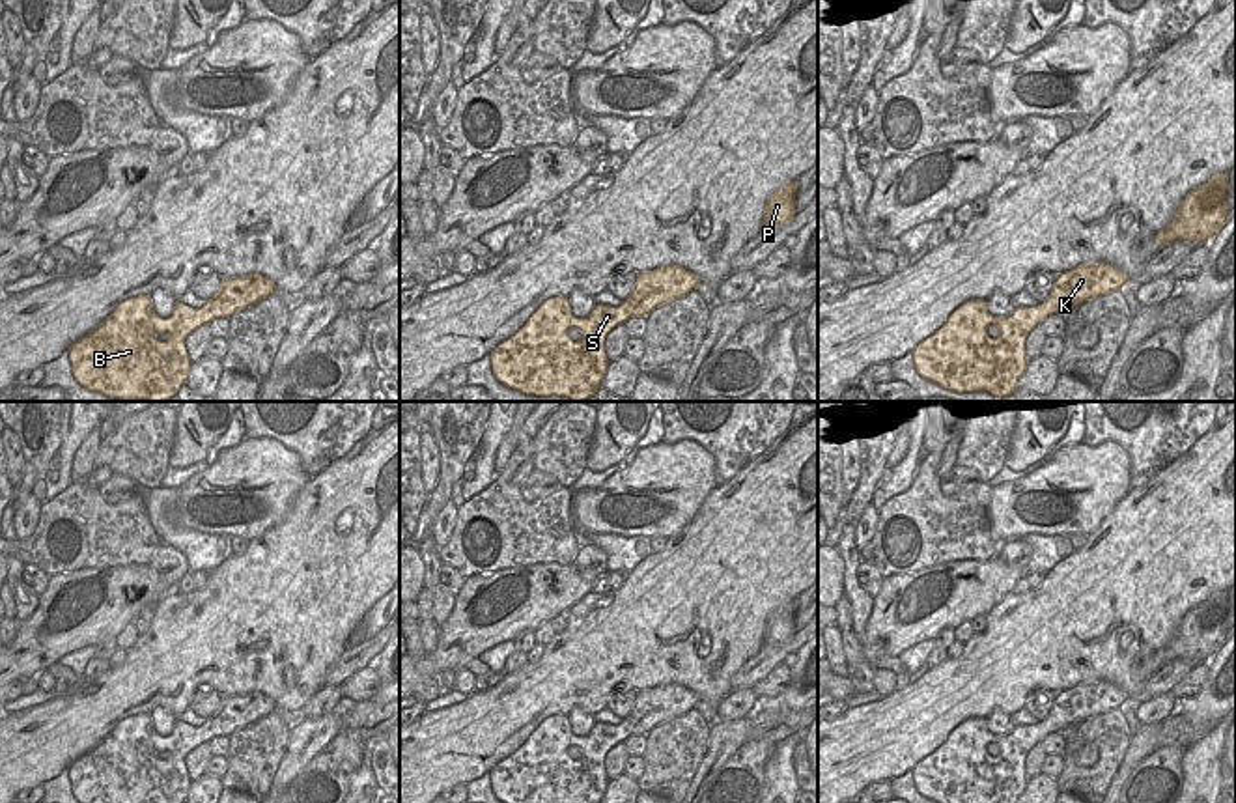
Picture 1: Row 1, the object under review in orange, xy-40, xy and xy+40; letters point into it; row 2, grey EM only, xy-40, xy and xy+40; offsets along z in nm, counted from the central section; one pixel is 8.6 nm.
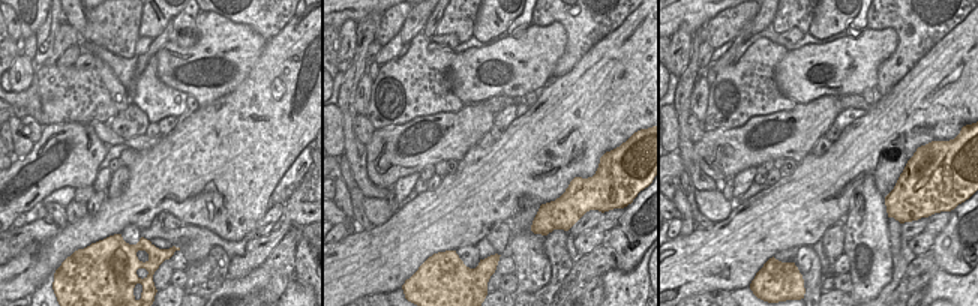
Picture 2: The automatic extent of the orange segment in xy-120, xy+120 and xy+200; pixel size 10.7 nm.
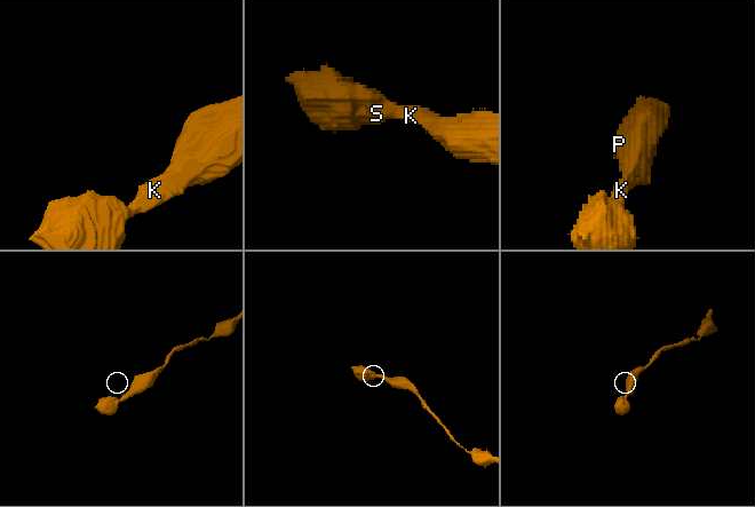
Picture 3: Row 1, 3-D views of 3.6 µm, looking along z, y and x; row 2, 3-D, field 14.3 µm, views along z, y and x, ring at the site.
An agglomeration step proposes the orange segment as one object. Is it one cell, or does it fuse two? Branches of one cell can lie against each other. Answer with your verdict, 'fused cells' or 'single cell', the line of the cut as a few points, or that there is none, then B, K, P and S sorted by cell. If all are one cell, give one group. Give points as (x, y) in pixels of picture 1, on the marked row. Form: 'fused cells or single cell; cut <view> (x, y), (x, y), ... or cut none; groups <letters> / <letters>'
single cell; cut none; groups B K P S

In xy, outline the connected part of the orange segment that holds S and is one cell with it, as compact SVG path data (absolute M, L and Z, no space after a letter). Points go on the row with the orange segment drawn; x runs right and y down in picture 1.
M680 265L642 271L620 306L594 304L588 317L575 317L568 297L551 297L489 353L491 372L500 385L527 396L592 398L609 366L607 334L700 286L700 276Z

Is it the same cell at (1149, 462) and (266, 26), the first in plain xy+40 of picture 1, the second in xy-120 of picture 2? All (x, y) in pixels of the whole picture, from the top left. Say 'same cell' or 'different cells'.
same cell

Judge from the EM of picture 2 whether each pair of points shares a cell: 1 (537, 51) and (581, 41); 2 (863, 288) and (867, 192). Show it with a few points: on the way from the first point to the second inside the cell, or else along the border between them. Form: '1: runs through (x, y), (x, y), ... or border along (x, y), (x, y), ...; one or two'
1: border along (560, 21), (566, 33), (566, 48), (551, 78); two
2: runs through (872, 267), (875, 249), (867, 242), (867, 216); one

